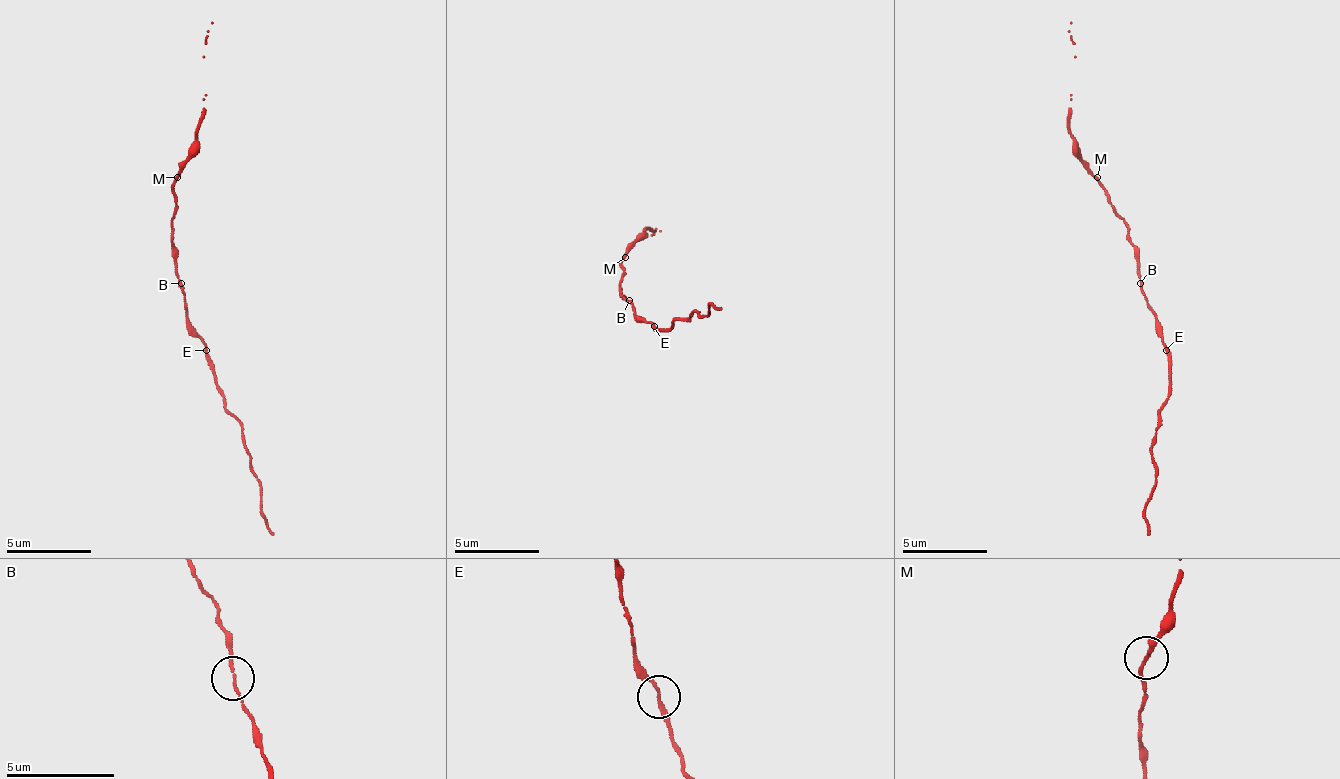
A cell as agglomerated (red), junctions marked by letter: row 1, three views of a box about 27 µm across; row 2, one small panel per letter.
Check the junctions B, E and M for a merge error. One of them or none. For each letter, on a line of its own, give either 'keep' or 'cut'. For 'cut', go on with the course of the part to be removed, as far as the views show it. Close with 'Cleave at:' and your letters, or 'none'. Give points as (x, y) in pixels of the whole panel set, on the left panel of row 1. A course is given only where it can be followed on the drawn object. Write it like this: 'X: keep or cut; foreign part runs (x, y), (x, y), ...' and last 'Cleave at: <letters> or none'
B: keep
E: cut; foreign part runs (207, 351), (215, 389), (241, 423), (262, 516), (275, 533)
M: keep
Cleave at: E

